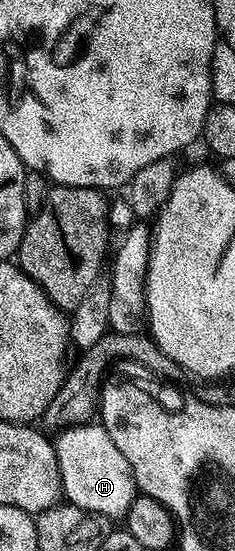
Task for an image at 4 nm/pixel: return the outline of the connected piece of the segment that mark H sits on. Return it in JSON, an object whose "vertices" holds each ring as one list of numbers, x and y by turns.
{"vertices":[[98,423,84,424,78,427,65,428,55,440,56,456,58,457,60,480,63,496,67,502,78,508,84,508,88,512,97,512,107,519,125,518,138,495,138,488,133,481,132,470,126,457,122,456,110,435,104,427]]}

